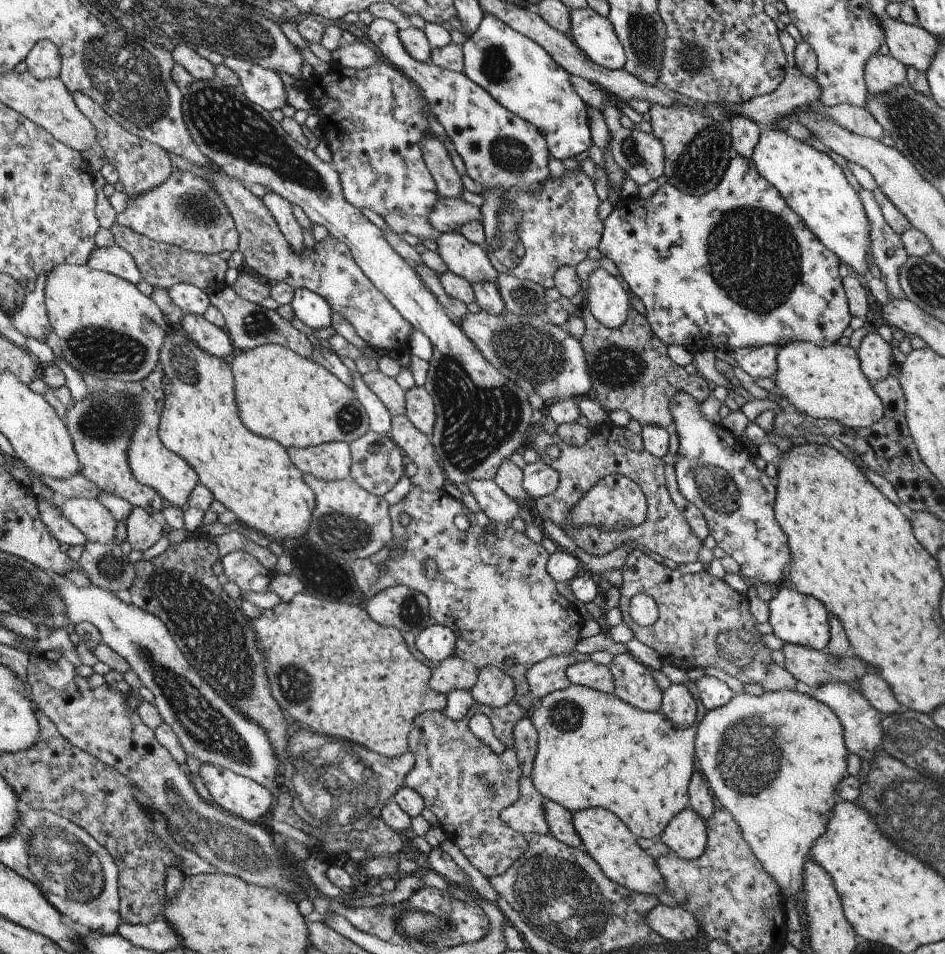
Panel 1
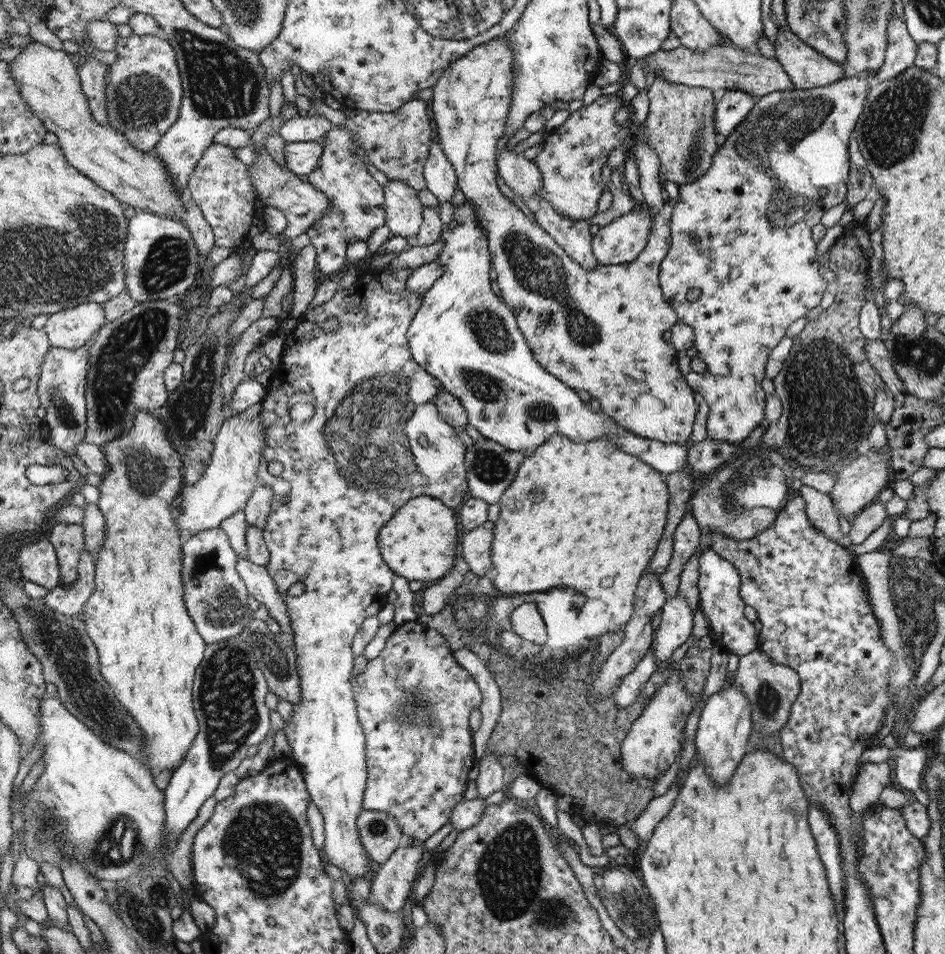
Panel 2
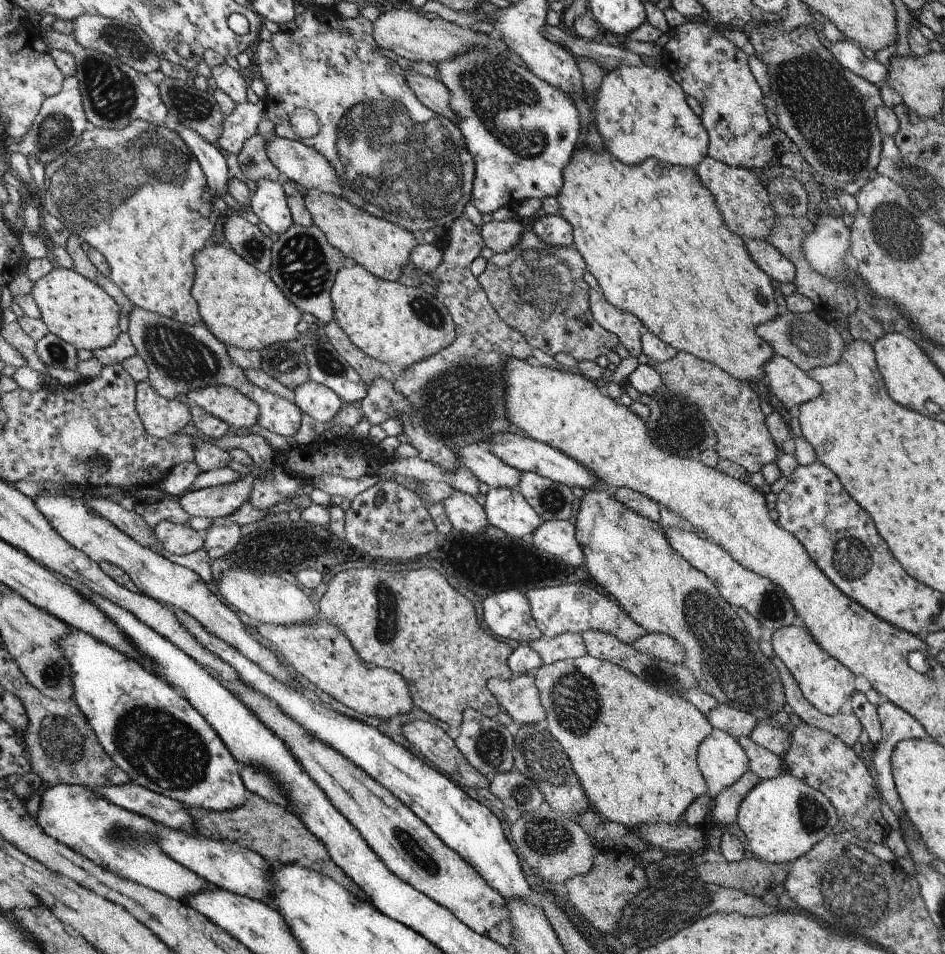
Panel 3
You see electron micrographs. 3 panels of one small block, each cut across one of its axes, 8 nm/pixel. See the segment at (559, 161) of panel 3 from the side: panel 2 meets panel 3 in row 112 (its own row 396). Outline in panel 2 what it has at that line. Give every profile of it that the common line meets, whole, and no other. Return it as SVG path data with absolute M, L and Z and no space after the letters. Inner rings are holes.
M466 200L453 212L454 216L444 221L445 226L440 233L440 239L445 245L435 260L436 263L444 265L445 271L430 290L423 294L422 306L410 323L407 339L414 360L441 382L444 391L460 399L467 410L468 422L484 438L510 451L530 453L546 443L554 434L559 434L575 443L608 440L626 454L640 458L644 464L648 464L663 476L685 471L688 467L686 446L663 444L630 433L617 425L612 417L601 411L591 410L590 404L580 399L573 388L540 366L519 329L514 312L490 287L490 251L487 247L486 233L479 225L473 204Z

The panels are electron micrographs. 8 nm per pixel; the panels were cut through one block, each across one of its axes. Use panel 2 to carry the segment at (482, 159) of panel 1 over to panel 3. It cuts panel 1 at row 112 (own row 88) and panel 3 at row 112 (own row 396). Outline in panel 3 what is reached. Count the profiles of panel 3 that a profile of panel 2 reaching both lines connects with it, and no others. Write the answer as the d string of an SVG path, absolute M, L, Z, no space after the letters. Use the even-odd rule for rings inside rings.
M622 65L610 71L601 84L596 98L594 124L604 140L604 148L627 165L641 163L648 157L661 161L696 168L708 156L709 136L700 116L697 116L688 103L686 93L676 79L664 68L654 69L647 65L638 67Z

